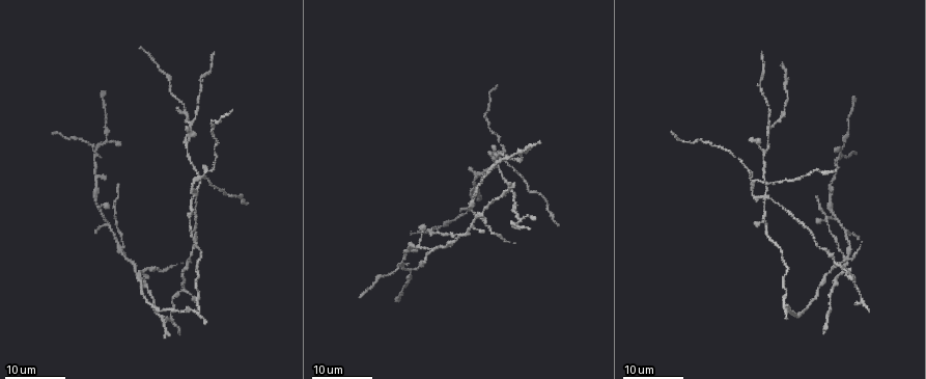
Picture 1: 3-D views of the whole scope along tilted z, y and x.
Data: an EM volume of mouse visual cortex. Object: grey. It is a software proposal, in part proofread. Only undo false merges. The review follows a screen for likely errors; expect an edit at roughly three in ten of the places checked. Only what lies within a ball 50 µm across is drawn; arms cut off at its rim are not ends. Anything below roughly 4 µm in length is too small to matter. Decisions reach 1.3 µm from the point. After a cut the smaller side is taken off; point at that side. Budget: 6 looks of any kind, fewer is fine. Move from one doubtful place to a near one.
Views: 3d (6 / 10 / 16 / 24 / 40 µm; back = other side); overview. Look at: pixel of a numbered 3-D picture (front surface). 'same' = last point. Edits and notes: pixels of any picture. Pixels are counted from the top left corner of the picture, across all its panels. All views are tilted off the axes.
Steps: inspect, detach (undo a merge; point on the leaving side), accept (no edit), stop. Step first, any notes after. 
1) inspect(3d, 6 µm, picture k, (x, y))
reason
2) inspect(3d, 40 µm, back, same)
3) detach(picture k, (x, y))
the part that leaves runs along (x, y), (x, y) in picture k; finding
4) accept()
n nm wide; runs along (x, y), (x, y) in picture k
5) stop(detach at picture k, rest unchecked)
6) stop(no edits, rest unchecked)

inspect(3d, 24 µm, picture 1, (765, 224))

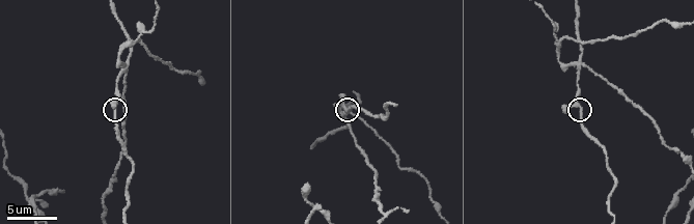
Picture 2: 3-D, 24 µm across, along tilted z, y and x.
inspect(3d, 6 µm, picture 2, (577, 106))

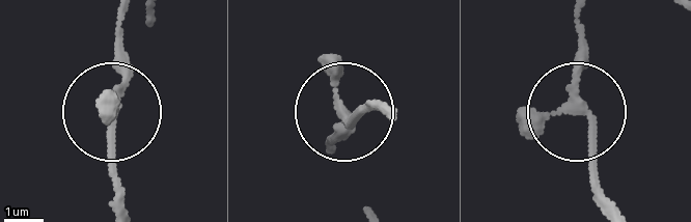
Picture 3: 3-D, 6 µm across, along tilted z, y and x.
accept()
3 arms; runs along (391, 110), (359, 108), (332, 146) in picture 3; one cell here

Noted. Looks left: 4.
inspect(3d, 16 µm, picture 1, (473, 189))
three arms meet

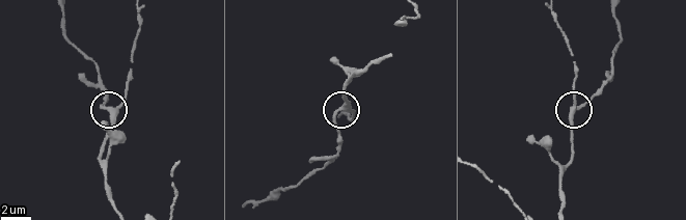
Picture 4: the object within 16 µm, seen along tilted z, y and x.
inspect(3d, 10 µm, picture 4, (344, 109))

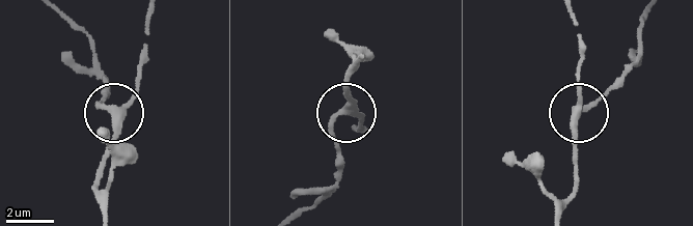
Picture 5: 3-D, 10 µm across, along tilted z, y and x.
accept()
side arm 14 µm; runs along (558, 206), (574, 185), (579, 49) in picture 5; all the same cell

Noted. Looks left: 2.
inspect(3d, 10 µm, picture 2, (39, 208))
three arms meet

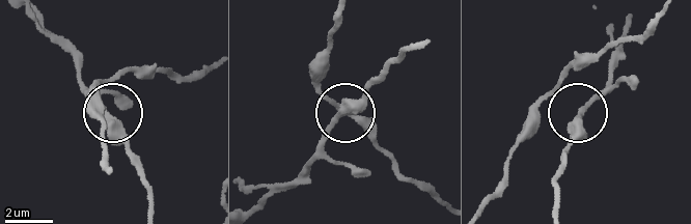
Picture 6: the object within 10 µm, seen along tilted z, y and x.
accept()
runs along (109, 166), (101, 84), (115, 136), (138, 159) in picture 6; continuous, no second cell

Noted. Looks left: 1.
stop(no edits, rest unchecked)

